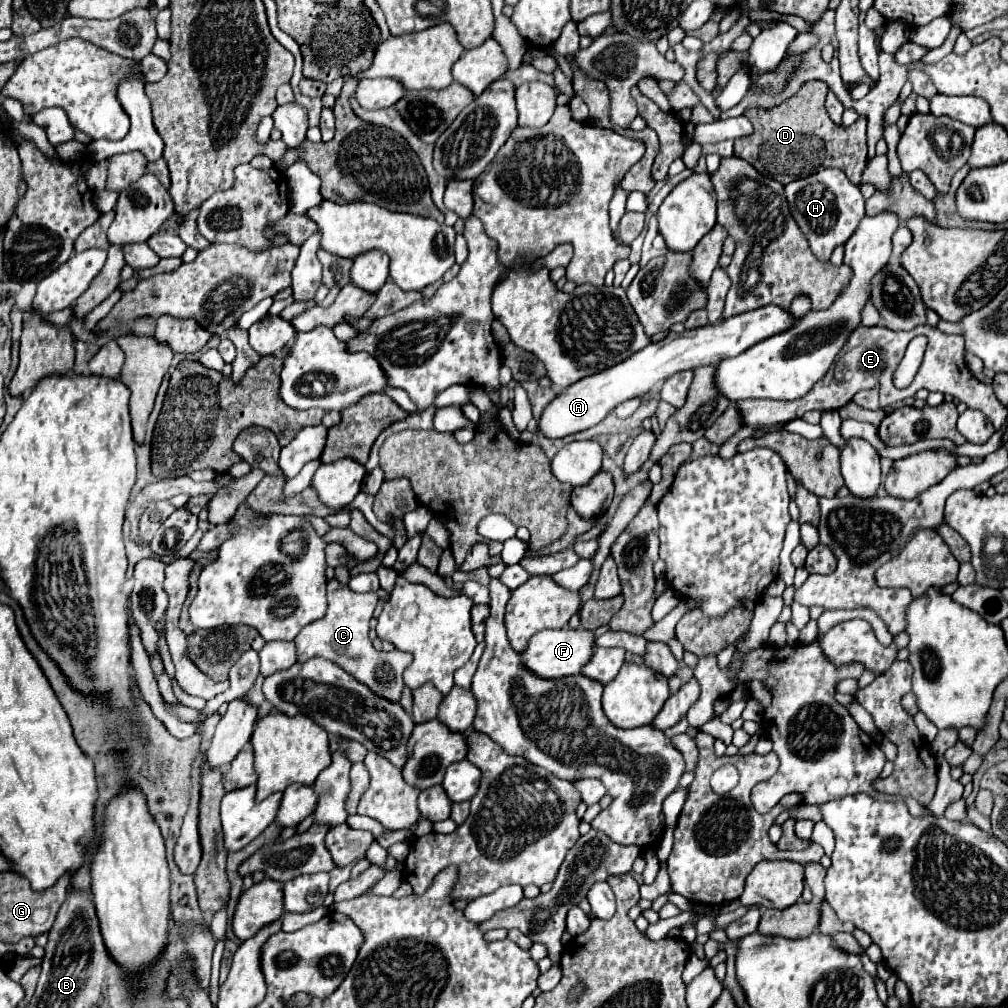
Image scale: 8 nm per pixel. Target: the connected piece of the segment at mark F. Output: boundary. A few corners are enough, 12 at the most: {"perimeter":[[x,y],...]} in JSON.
{"perimeter":[[585,629],[535,633],[521,665],[541,679],[581,673],[593,655]]}

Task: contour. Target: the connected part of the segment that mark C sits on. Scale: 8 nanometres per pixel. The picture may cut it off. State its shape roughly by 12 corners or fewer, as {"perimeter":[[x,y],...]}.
{"perimeter":[[327,583],[325,617],[301,629],[297,661],[329,659],[399,703],[413,657],[375,651],[377,593]]}

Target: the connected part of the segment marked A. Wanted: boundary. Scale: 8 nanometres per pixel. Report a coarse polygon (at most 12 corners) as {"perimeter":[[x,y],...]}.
{"perimeter":[[777,305],[671,331],[543,409],[547,439],[585,431],[671,375],[789,329]]}

